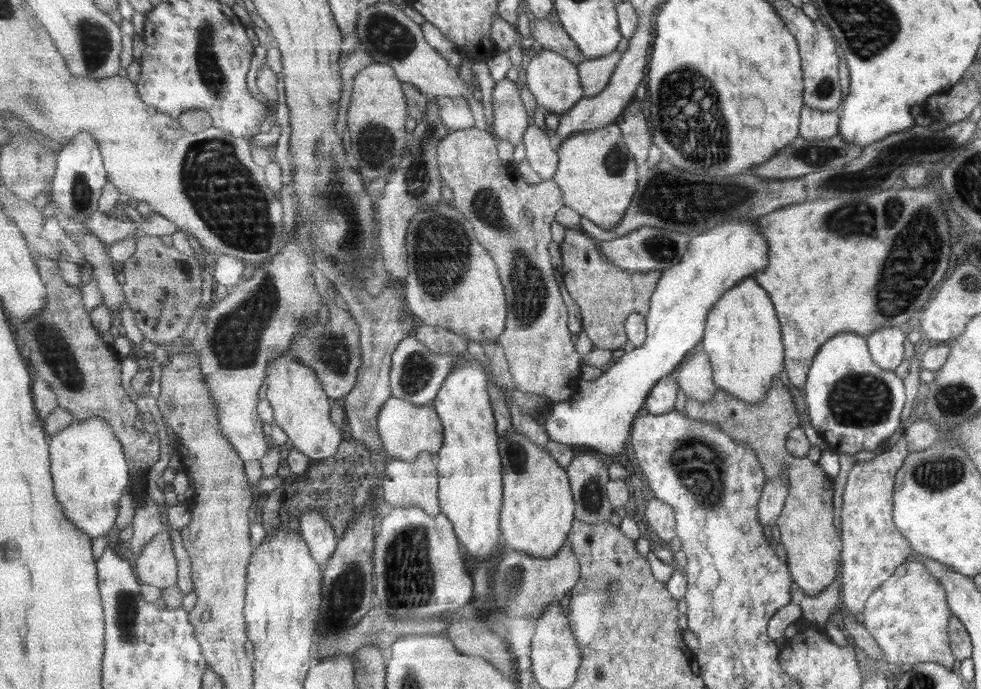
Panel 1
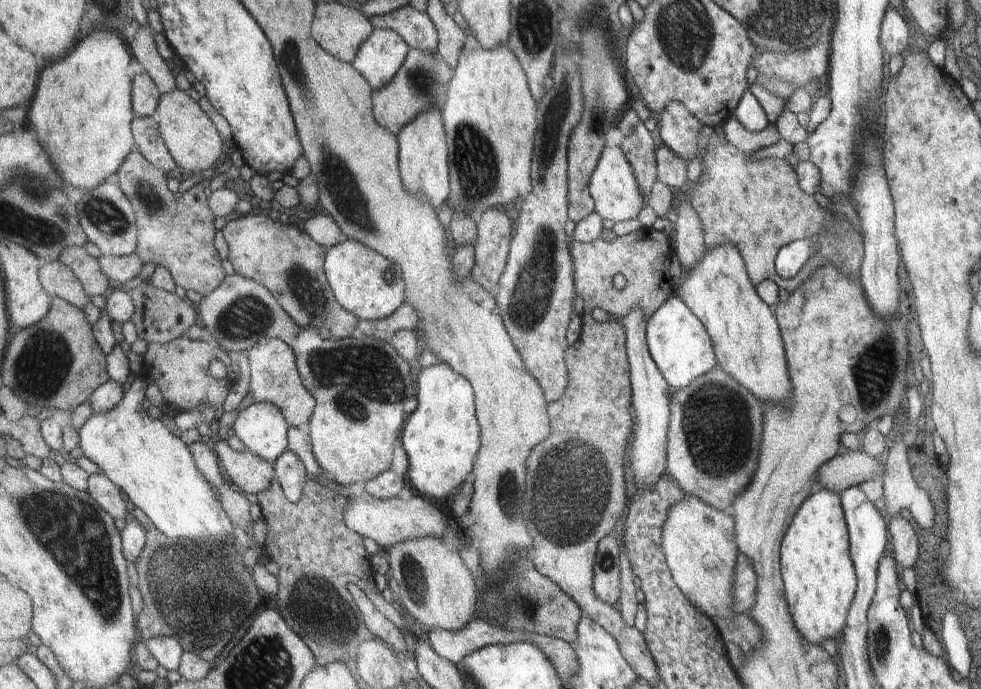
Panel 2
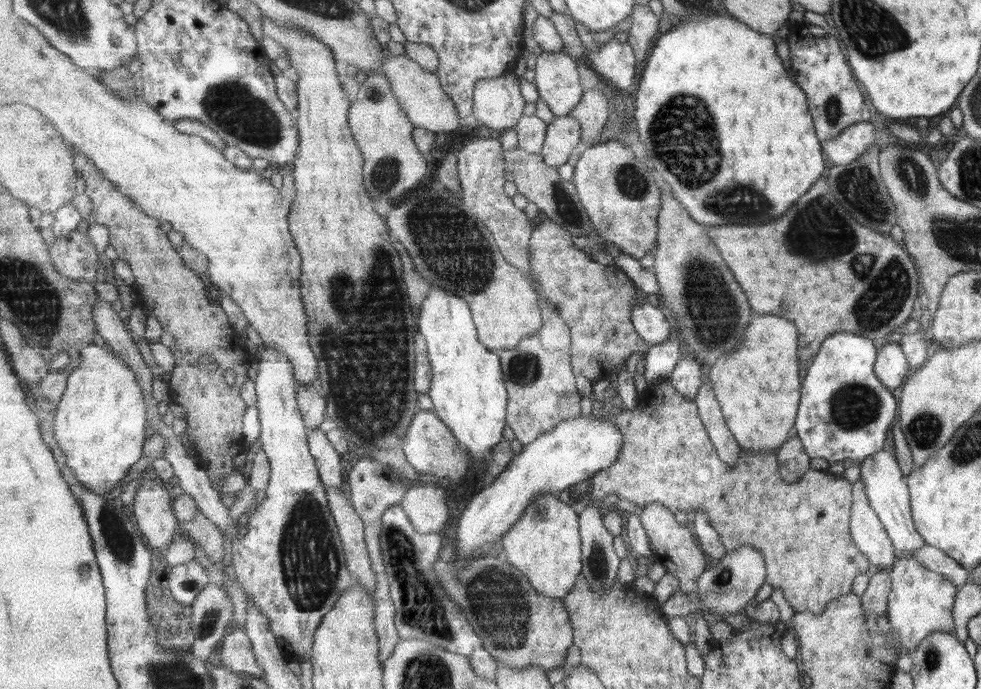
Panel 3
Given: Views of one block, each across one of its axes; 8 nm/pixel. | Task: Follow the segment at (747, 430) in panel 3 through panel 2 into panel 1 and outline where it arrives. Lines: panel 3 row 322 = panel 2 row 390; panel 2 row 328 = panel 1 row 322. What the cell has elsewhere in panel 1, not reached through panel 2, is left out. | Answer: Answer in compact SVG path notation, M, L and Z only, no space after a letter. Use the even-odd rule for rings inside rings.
M752 276L741 279L717 299L704 322L701 348L711 362L716 389L749 404L764 400L773 377L784 368L784 350L770 298Z

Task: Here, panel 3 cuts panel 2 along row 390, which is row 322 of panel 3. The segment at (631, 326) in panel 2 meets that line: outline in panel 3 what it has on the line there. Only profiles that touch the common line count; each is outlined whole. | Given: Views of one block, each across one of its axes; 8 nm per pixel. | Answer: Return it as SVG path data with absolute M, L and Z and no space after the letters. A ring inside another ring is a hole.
M653 303L635 306L633 322L636 331L649 346L665 342L675 329L668 313L660 305Z

